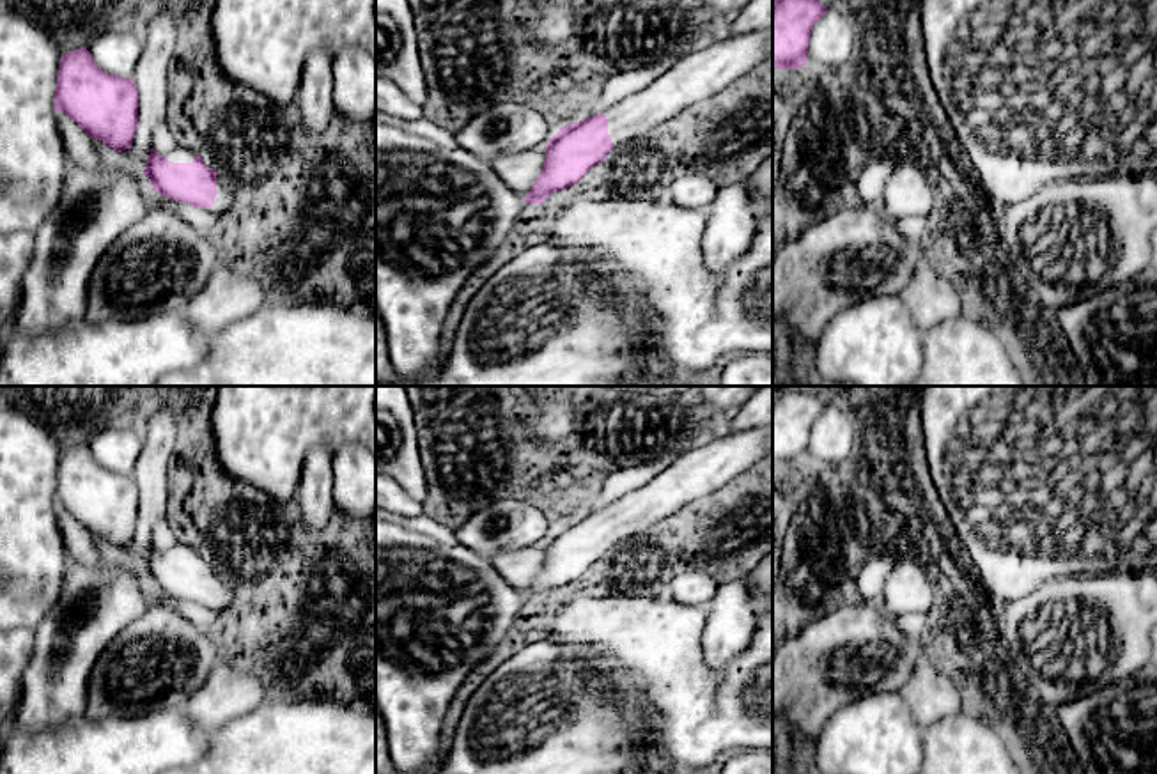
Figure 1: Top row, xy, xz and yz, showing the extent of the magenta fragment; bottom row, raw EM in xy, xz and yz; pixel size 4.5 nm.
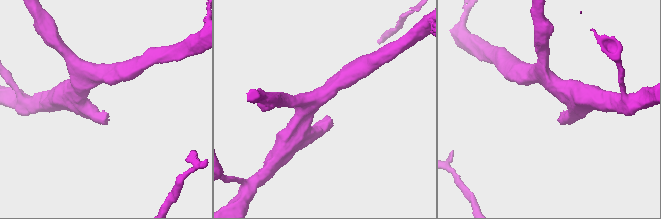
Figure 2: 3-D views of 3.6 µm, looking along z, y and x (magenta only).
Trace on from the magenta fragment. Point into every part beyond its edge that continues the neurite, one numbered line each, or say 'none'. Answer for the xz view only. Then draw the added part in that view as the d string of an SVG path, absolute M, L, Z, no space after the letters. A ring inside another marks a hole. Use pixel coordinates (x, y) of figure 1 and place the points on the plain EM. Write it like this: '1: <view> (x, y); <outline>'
1: xz (698, 470); M773 423L744 432L716 430L700 445L677 450L675 461L647 485L601 508L613 538L604 558L629 551L638 535L718 491L771 452Z

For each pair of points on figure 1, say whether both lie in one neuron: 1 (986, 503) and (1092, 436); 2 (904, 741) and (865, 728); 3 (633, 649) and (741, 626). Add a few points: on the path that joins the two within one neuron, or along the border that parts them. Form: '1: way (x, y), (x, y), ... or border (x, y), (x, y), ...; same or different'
1: way (1012, 500), (1028, 500), (1065, 463); same
2: way (895, 741), (877, 741), (874, 737); same
3: border (707, 606), (702, 652), (704, 659), (720, 672); different

